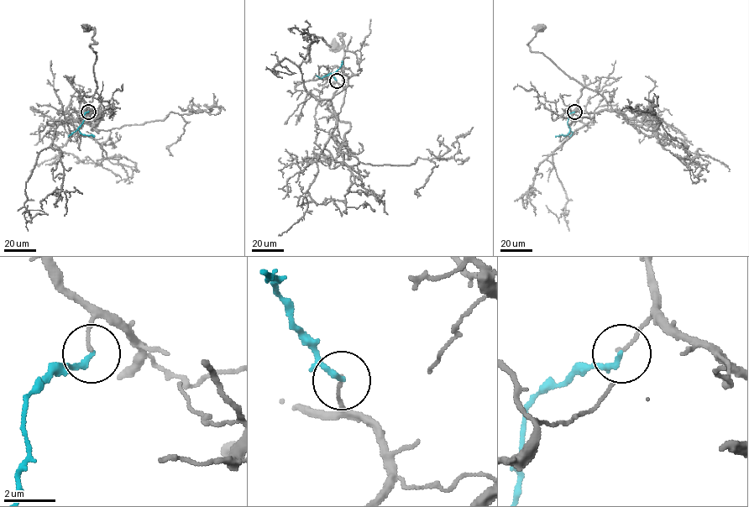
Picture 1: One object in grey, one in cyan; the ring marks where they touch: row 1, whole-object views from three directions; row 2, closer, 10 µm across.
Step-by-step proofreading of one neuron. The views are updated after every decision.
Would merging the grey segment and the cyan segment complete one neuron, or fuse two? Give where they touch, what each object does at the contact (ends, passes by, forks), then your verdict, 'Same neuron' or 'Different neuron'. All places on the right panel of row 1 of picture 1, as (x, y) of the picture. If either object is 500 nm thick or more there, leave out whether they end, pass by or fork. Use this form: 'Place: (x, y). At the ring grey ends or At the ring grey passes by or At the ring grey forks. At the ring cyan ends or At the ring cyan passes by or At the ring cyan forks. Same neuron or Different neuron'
Place: (574, 112). At the ring grey ends. At the ring cyan ends. Different neuron

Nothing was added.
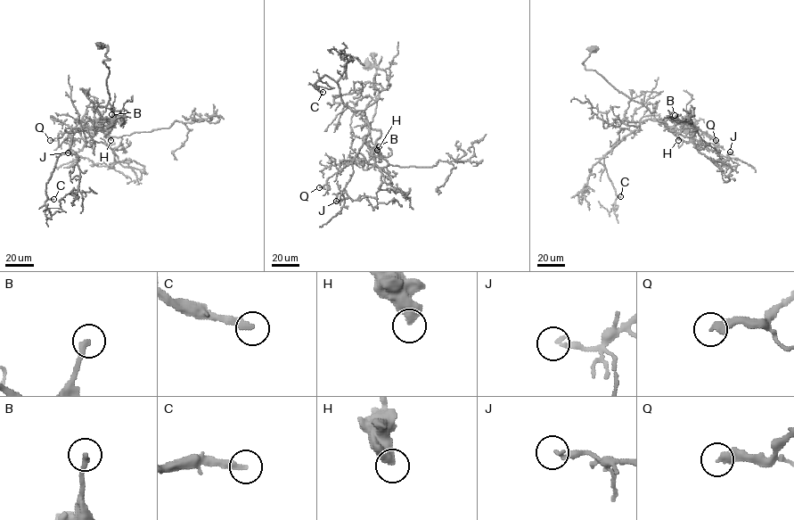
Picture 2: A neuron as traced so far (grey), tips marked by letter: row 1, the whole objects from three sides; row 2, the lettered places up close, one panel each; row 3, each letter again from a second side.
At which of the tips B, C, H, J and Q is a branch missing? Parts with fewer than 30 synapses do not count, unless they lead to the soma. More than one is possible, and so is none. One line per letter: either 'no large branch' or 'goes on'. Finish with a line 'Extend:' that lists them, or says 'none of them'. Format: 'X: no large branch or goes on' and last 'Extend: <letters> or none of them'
B: goes on
C: goes on
H: no large branch
J: no large branch
Q: no large branch
Extend: B, C

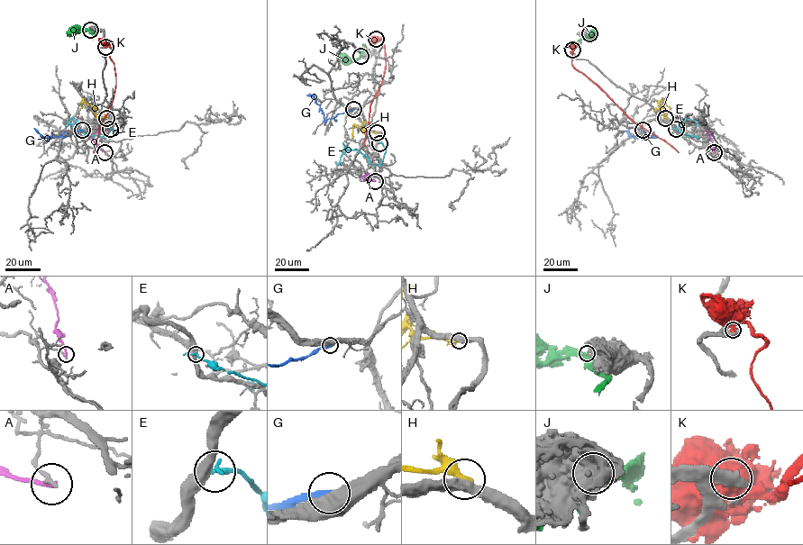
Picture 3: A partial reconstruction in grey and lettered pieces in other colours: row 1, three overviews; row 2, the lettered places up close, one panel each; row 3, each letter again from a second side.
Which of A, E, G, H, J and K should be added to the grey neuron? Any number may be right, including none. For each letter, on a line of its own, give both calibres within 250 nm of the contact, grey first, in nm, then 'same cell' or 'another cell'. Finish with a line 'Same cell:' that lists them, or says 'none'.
A: 240/200 nm | another cell
E: 440/160 nm | another cell
G: 500/320 nm | another cell
H: 480/420 nm | another cell
J: 500/180 nm | another cell
K: 650/400 nm | another cell
Same cell: none

